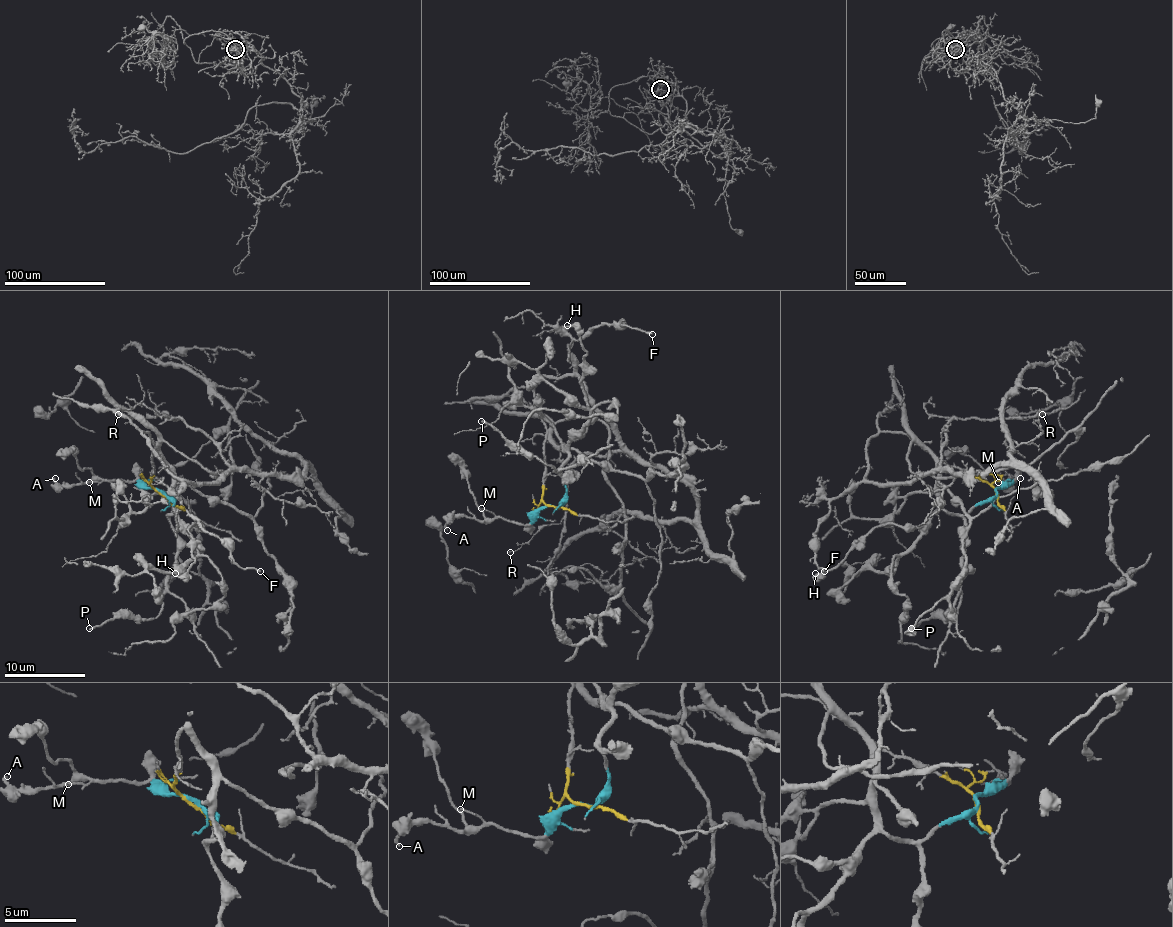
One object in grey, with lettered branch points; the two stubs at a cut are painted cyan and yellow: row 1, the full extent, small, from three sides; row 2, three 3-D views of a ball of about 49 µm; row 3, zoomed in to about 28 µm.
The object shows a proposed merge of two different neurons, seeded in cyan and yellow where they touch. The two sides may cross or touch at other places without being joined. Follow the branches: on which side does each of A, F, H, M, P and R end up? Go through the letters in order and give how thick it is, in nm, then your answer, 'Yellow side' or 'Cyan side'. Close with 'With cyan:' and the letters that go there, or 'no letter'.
A: Thickness 170 nm. Cyan side
F: Thickness 190 nm. Yellow side
H: Thickness 200 nm. Cyan side
M: Thickness 110 nm. Cyan side
P: Thickness 190 nm. Cyan side
R: Thickness 120 nm. Yellow side
With cyan: A, H, M, P

